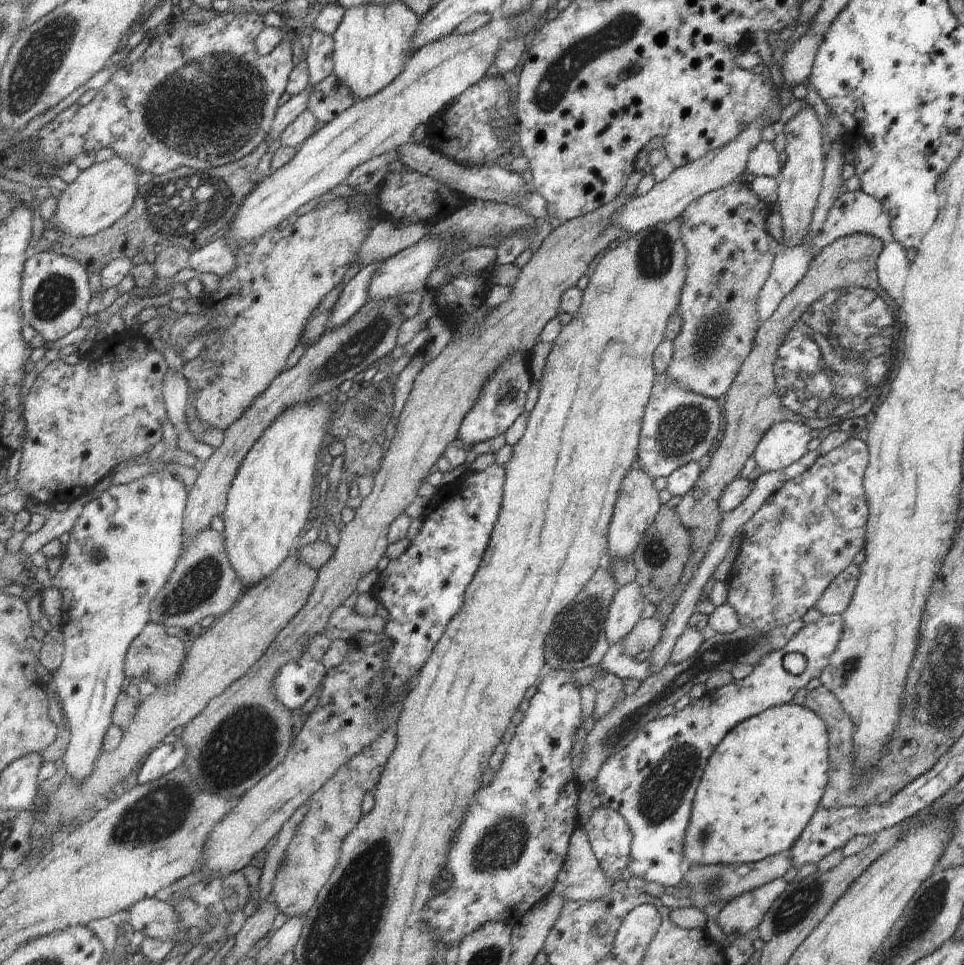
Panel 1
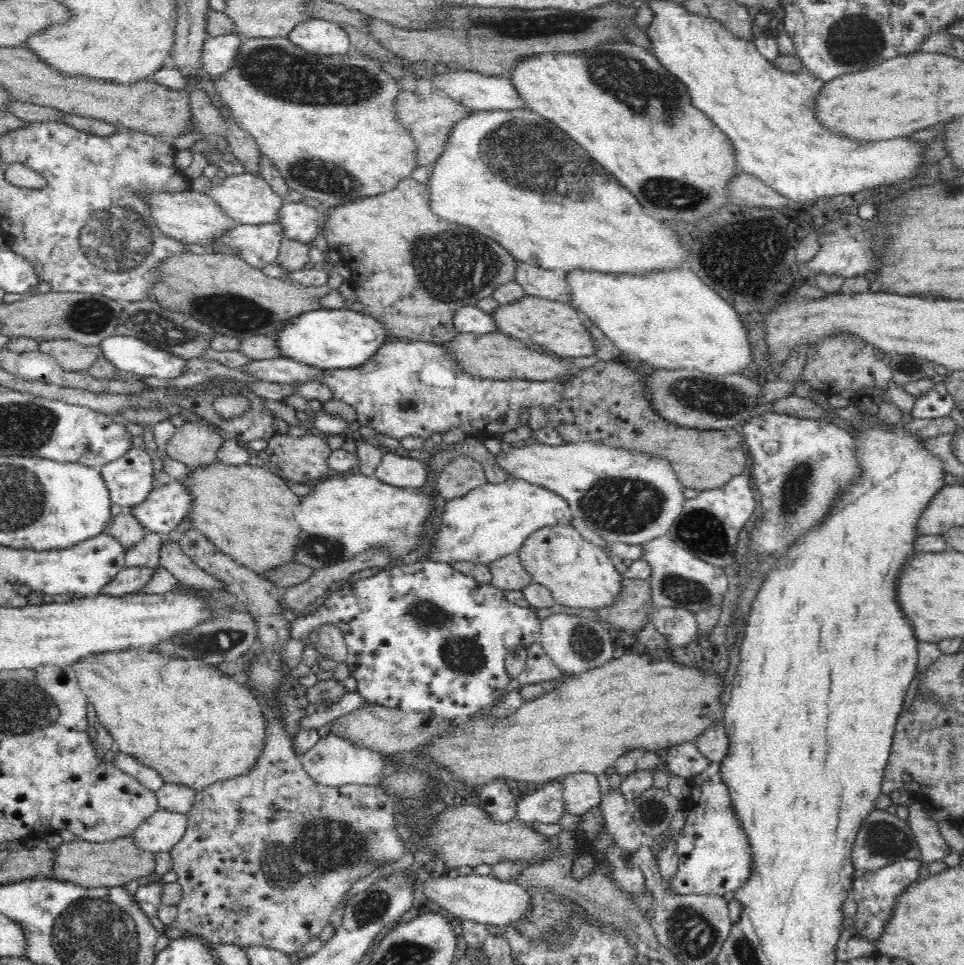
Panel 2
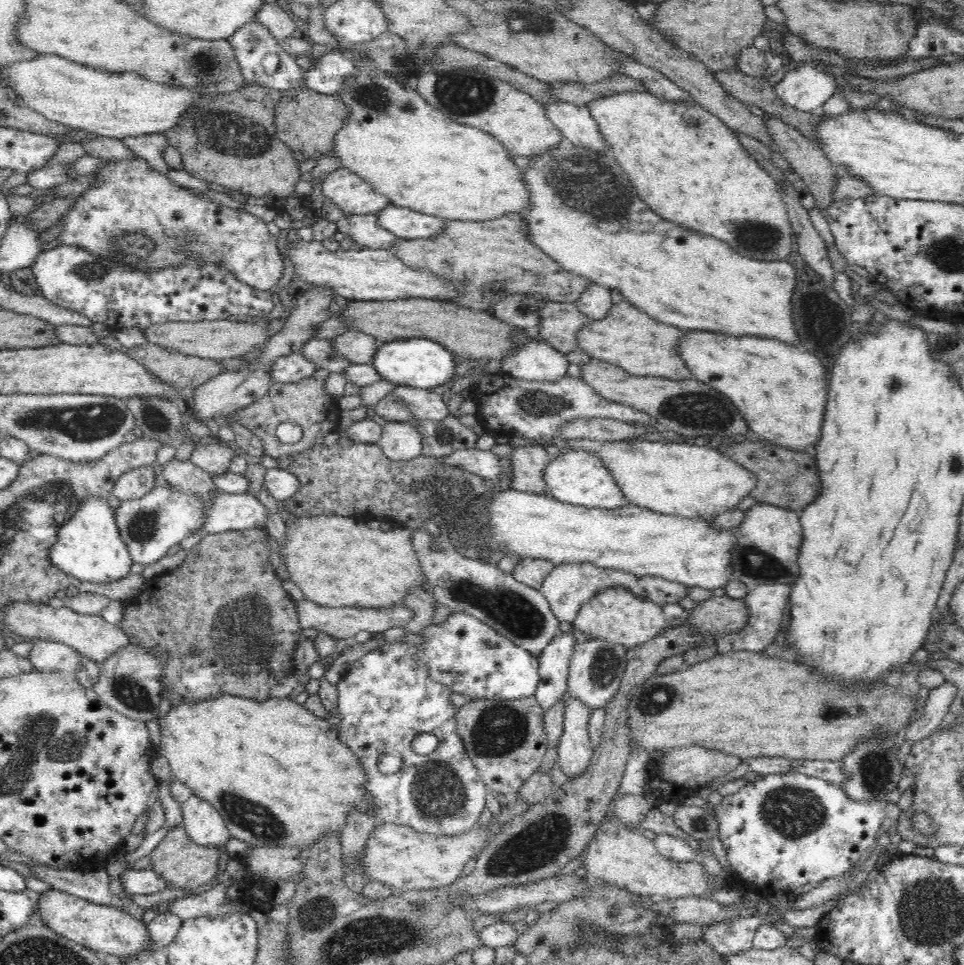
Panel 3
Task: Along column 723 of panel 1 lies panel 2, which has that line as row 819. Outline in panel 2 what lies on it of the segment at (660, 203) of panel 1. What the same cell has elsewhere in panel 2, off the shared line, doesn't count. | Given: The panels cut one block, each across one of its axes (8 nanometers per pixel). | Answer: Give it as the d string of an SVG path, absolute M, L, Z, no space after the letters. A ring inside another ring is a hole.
M158 809L131 834L132 842L140 850L156 853L169 850L183 837L186 814Z

